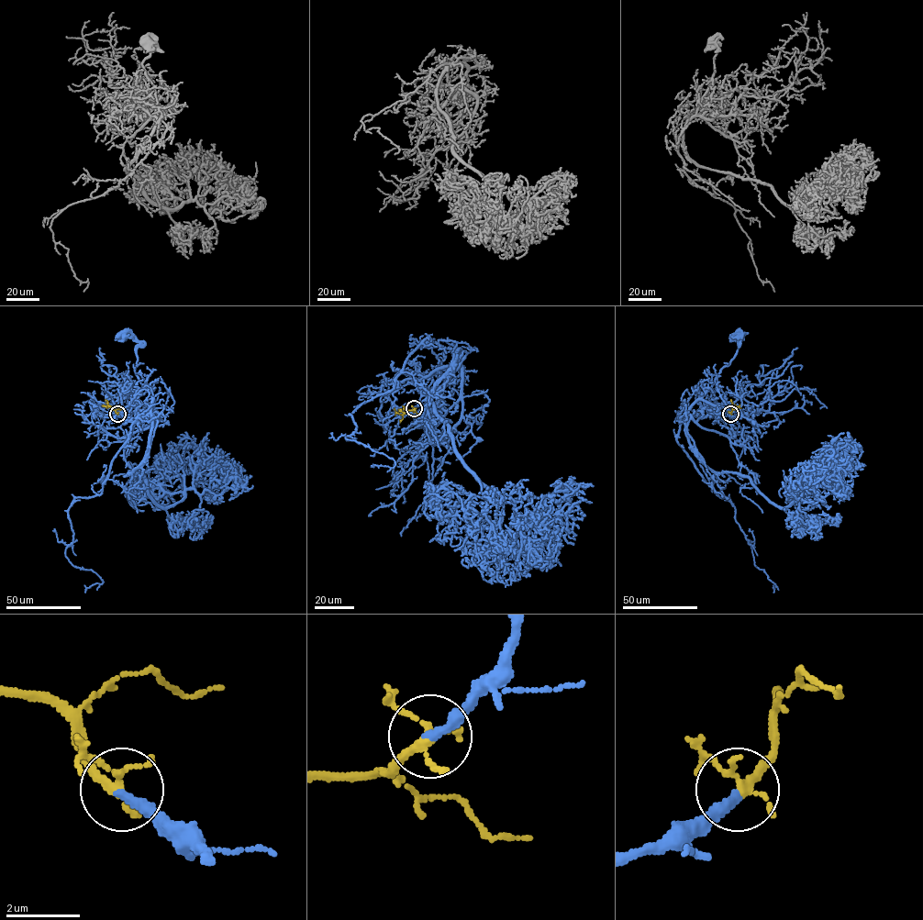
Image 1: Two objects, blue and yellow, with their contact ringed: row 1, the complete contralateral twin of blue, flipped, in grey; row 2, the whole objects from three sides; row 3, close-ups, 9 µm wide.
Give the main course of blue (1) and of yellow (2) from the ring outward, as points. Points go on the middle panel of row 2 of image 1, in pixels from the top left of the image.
1: (414, 408), (422, 381), (456, 365), (459, 352), (461, 372), (438, 393), (439, 417), (450, 421), (422, 420)
2: (414, 408), (403, 415), (394, 408)

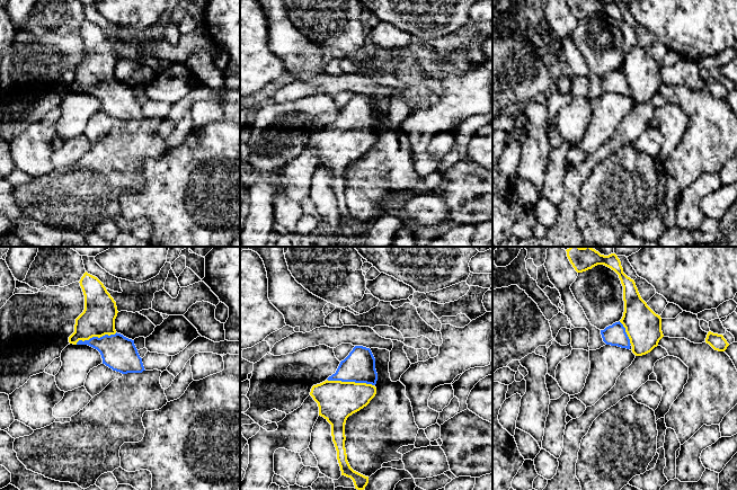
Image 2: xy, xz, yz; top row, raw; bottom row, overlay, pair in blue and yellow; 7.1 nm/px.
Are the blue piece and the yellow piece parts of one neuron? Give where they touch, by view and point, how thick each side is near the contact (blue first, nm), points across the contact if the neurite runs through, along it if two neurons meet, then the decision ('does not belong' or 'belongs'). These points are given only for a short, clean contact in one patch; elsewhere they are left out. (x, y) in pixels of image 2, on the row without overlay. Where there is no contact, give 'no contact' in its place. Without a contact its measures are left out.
meets blue in xz at (351, 128); 220 nm thick on the blue side, 280 nm on the other; runs through xz (358, 114), (356, 123), (351, 128), (351, 134), (337, 148); belongs

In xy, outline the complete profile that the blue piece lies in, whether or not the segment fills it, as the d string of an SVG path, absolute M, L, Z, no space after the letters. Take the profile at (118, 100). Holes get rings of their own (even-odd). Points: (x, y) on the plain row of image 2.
M87 19L79 30L85 43L85 57L76 66L74 80L69 84L69 90L97 97L103 112L122 122L145 118L134 88L115 78L118 59L104 32Z

